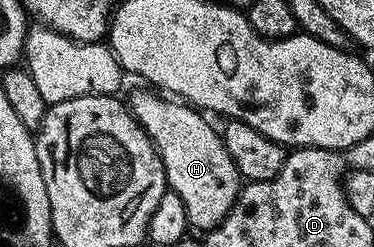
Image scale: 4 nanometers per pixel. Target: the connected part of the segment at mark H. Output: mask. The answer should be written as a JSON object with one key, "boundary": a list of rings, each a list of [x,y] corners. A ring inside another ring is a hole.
{"boundary":[[[139,87],[143,88],[137,89],[129,99],[131,113],[148,138],[155,143],[157,154],[165,166],[168,189],[181,198],[188,225],[192,229],[202,230],[217,227],[229,214],[241,187],[239,171],[229,156],[229,150],[225,150],[220,129],[214,128],[200,109],[168,98],[150,87]]]}

